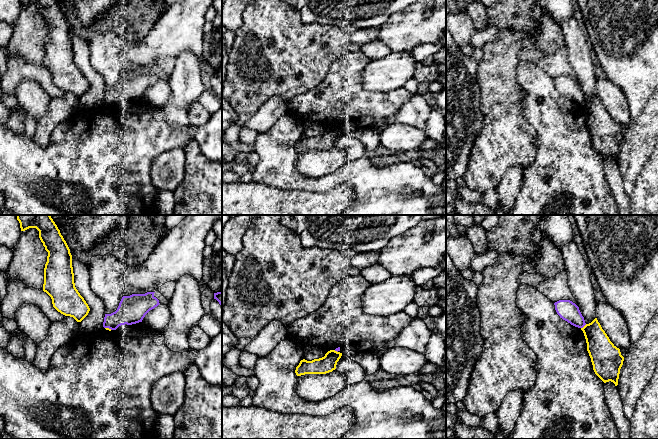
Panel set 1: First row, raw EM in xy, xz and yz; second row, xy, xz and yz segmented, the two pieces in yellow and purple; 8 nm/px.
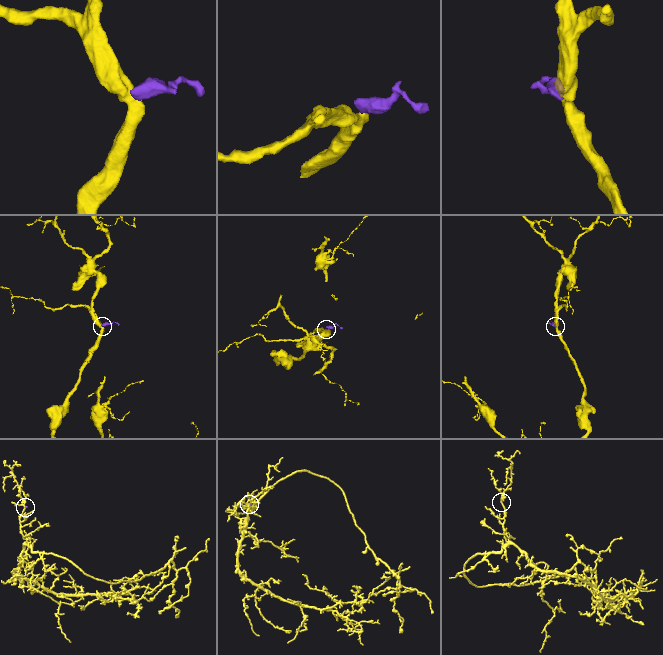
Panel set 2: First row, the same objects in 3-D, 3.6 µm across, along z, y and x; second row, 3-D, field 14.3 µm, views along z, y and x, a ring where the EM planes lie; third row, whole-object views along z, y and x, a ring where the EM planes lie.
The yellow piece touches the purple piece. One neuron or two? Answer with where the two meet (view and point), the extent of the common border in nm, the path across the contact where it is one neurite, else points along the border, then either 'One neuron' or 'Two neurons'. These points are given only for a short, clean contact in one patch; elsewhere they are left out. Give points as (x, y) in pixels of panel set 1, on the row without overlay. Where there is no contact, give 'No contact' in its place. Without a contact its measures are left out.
Touches yellow at yz (584, 102). Shared border 60 nm. Boundary: yz (586, 100), (581, 104). Two neurons

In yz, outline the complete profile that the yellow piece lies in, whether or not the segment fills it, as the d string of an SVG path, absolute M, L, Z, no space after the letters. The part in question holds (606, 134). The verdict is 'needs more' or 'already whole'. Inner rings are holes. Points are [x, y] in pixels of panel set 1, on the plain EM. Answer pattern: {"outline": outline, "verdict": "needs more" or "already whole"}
{"outline": "M597 94L586 100L581 106L586 115L587 127L595 150L604 159L611 157L617 162L624 137L620 125L610 117Z", "verdict": "already whole"}

